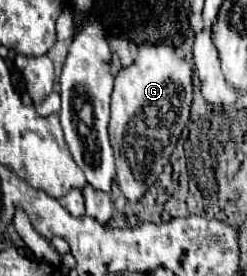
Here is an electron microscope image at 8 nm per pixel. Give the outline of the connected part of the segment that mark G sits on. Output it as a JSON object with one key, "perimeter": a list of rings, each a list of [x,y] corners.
{"perimeter":[[[144,44],[138,46],[138,56],[132,66],[122,68],[120,74],[114,80],[114,90],[112,90],[112,106],[110,106],[110,142],[114,148],[116,156],[116,172],[118,172],[118,186],[126,200],[138,202],[144,192],[148,190],[150,184],[158,178],[162,172],[164,164],[168,162],[168,156],[172,148],[176,146],[182,128],[186,126],[188,114],[190,114],[190,104],[192,104],[192,68],[190,64],[172,48],[172,46],[152,46]]]}

